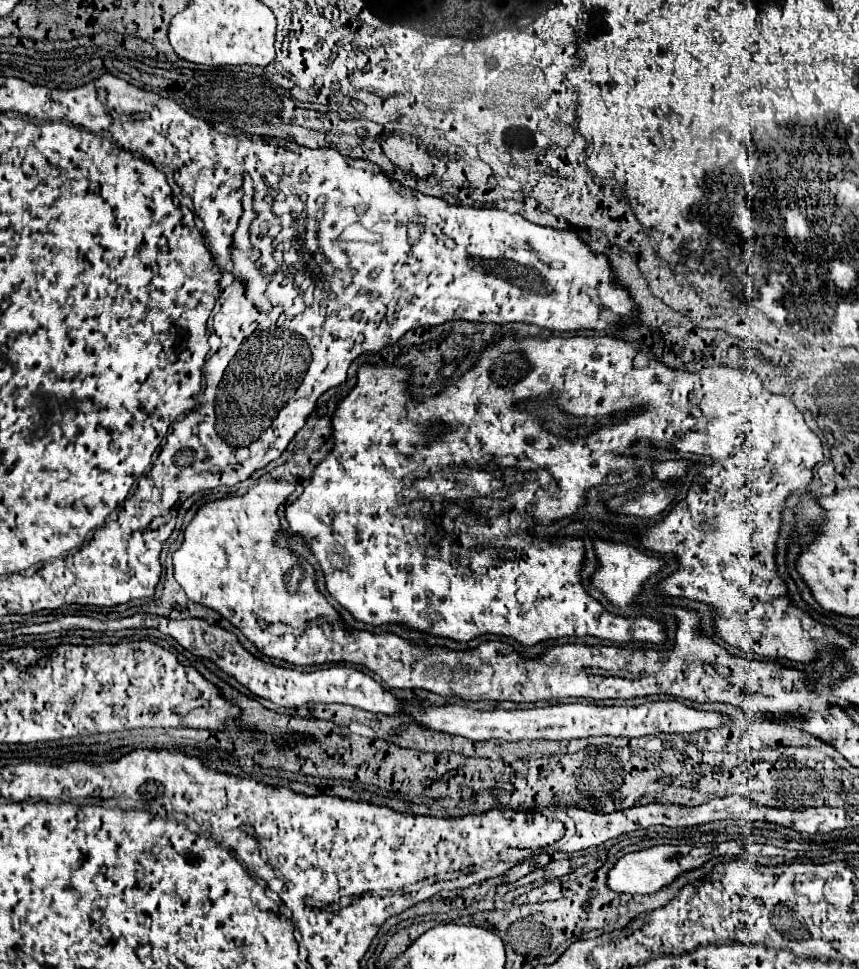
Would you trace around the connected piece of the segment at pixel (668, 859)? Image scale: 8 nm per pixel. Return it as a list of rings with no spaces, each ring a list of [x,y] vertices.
[[[651,846],[639,852],[629,852],[621,856],[615,866],[607,872],[607,888],[613,892],[629,892],[629,894],[653,894],[663,886],[671,884],[675,876],[699,868],[705,860],[715,856],[715,848],[693,848],[693,846]]]

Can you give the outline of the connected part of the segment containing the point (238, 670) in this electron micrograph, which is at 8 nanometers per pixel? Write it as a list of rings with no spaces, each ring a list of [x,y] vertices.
[[[137,613],[127,618],[114,620],[99,620],[85,616],[85,626],[87,630],[95,630],[96,632],[120,631],[123,629],[134,628],[157,628],[169,636],[173,636],[185,650],[189,650],[195,656],[201,658],[209,658],[213,660],[225,674],[235,676],[243,686],[247,686],[253,694],[267,698],[271,702],[275,702],[277,706],[283,708],[297,708],[301,704],[307,702],[325,702],[325,704],[349,704],[367,712],[375,712],[375,714],[395,714],[399,710],[399,700],[389,694],[387,690],[381,688],[381,684],[377,684],[371,676],[349,668],[349,666],[333,666],[333,668],[325,668],[325,670],[317,670],[317,672],[309,672],[303,674],[299,670],[291,670],[291,668],[283,668],[283,666],[275,666],[275,664],[267,664],[261,658],[253,656],[251,652],[247,652],[243,648],[243,644],[237,640],[237,636],[225,628],[213,626],[207,620],[201,618],[185,618],[185,620],[171,620],[165,616],[157,616],[157,614]]]

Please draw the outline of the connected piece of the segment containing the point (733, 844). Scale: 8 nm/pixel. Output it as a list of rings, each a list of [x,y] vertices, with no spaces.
[[[727,841],[717,844],[717,854],[718,856],[729,856],[735,857],[740,852],[740,841]]]

